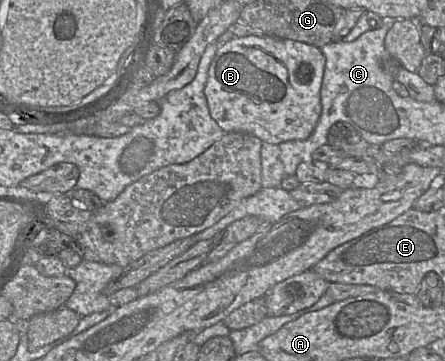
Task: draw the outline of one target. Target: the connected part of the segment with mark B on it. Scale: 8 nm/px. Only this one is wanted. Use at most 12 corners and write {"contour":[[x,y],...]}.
{"contour":[[275,36],[218,47],[204,88],[225,132],[278,144],[319,121],[326,59]]}

